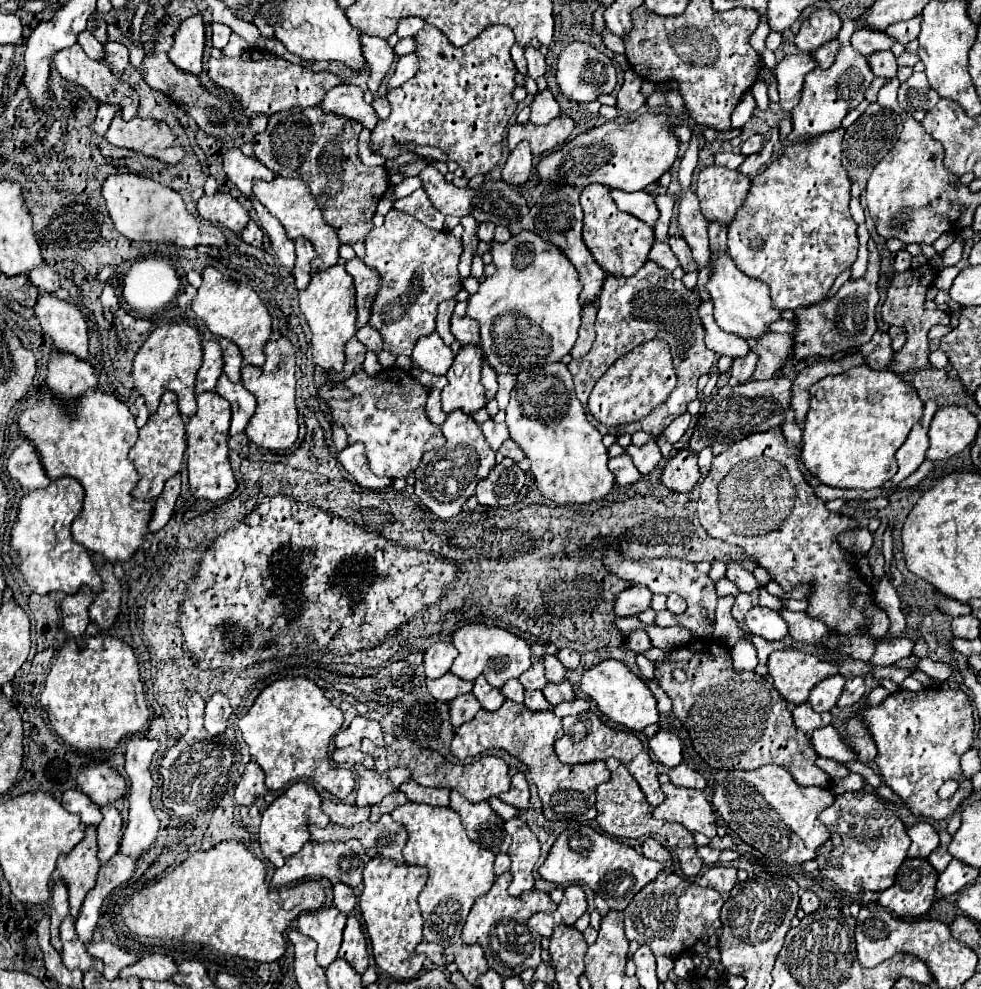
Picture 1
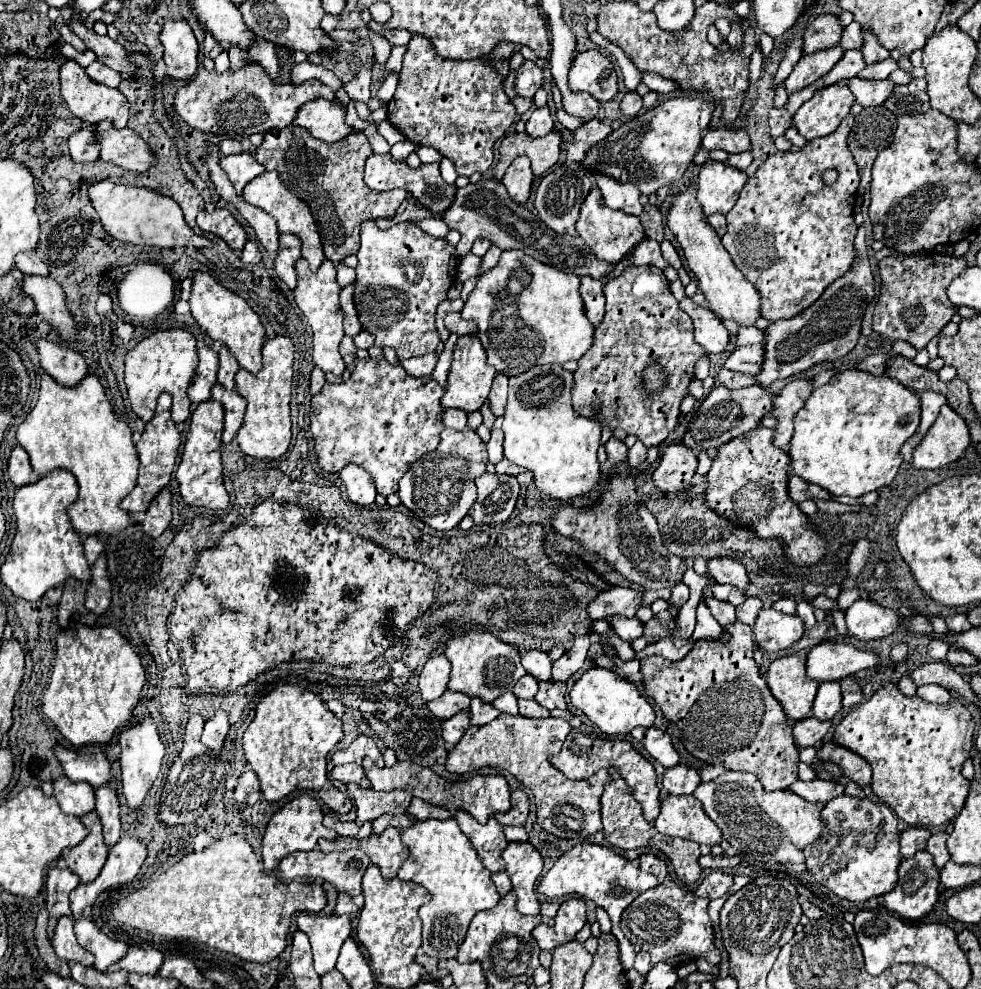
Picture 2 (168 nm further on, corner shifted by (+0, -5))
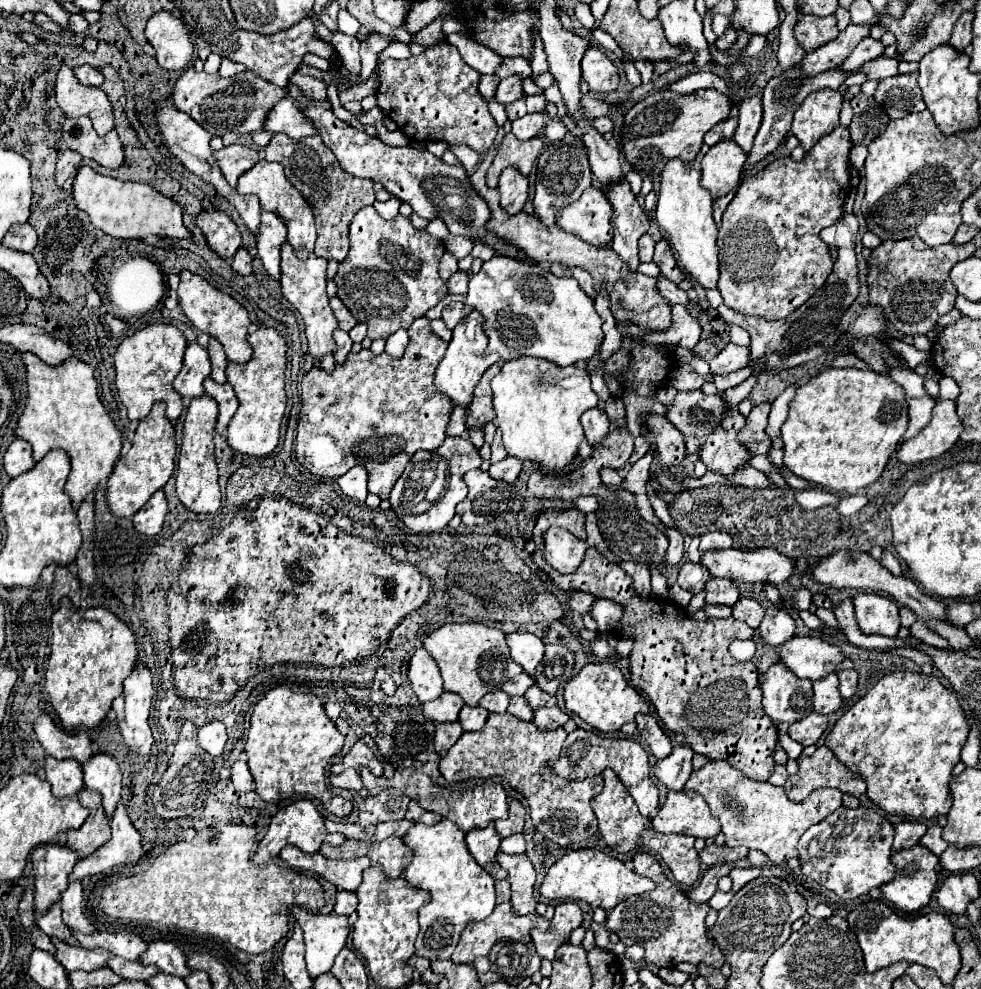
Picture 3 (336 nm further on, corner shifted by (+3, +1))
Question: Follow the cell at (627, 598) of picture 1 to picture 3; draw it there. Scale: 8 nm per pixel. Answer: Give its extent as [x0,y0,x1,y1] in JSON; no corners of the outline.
[568,592,596,614]

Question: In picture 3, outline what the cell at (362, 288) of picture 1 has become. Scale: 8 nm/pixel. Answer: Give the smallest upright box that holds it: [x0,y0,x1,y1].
[330,296,356,332]

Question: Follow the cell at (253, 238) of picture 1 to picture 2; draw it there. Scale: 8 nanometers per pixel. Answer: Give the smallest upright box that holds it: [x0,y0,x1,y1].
[241,240,261,264]

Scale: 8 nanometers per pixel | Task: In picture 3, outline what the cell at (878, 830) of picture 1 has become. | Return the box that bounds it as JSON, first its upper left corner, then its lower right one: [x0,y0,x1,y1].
[798,806,896,900]

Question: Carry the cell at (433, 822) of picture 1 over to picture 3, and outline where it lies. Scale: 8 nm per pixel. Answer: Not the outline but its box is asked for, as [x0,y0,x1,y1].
[402,820,496,962]

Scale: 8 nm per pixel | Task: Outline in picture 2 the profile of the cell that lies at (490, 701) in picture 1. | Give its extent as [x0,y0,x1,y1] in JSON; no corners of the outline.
[471,698,501,726]

